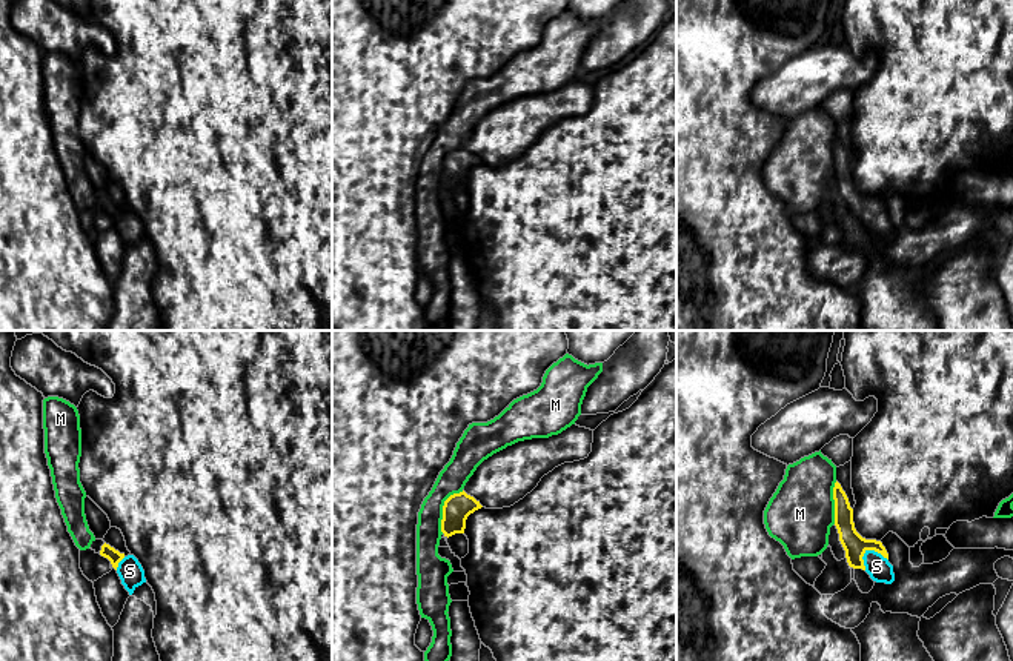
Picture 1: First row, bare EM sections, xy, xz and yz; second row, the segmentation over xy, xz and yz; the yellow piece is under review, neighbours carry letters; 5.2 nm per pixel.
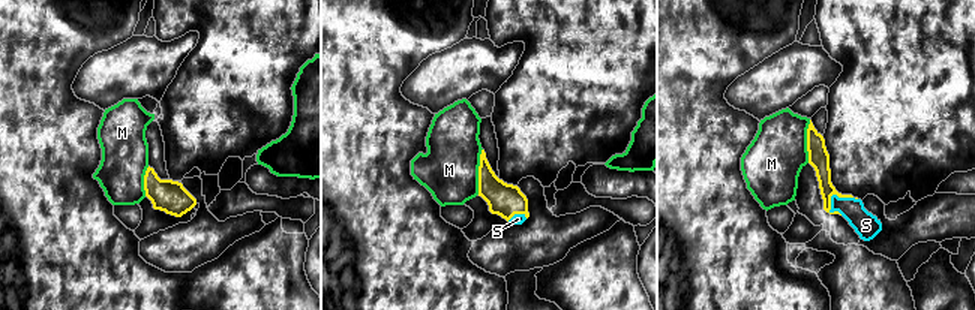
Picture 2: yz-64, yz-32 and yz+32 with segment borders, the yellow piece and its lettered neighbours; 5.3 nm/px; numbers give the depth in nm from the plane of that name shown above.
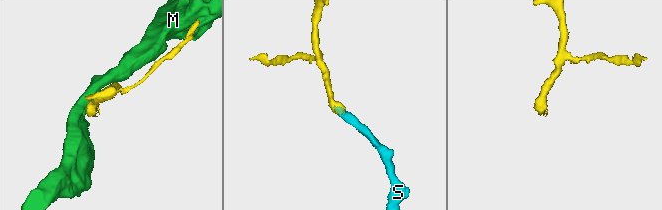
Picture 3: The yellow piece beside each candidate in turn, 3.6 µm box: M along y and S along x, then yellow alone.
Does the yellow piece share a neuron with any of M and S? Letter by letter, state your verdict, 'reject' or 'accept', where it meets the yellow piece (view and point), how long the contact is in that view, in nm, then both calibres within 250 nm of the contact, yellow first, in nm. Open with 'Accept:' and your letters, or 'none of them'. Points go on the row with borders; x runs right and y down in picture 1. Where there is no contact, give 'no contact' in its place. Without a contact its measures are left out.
Accept: S
M: reject; contact xz (443, 508); length 260 nm; calibres 150 and 150 nm
S: accept; contact yz (875, 551); length 140 nm; calibres 120 and 120 nm

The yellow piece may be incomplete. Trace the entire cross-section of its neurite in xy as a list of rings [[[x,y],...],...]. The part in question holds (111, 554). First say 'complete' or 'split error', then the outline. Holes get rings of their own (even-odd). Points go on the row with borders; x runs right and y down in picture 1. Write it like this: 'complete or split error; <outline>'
split error; [[[106,543],[101,546],[100,555],[111,561],[129,595],[146,583],[144,570],[134,555],[126,556]]]

